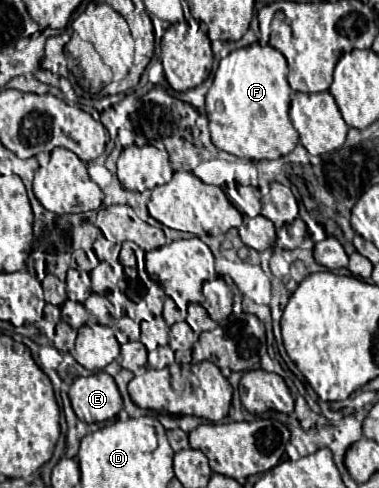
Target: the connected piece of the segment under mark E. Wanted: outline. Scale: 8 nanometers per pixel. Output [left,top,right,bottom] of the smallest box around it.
[68,370,122,424]

